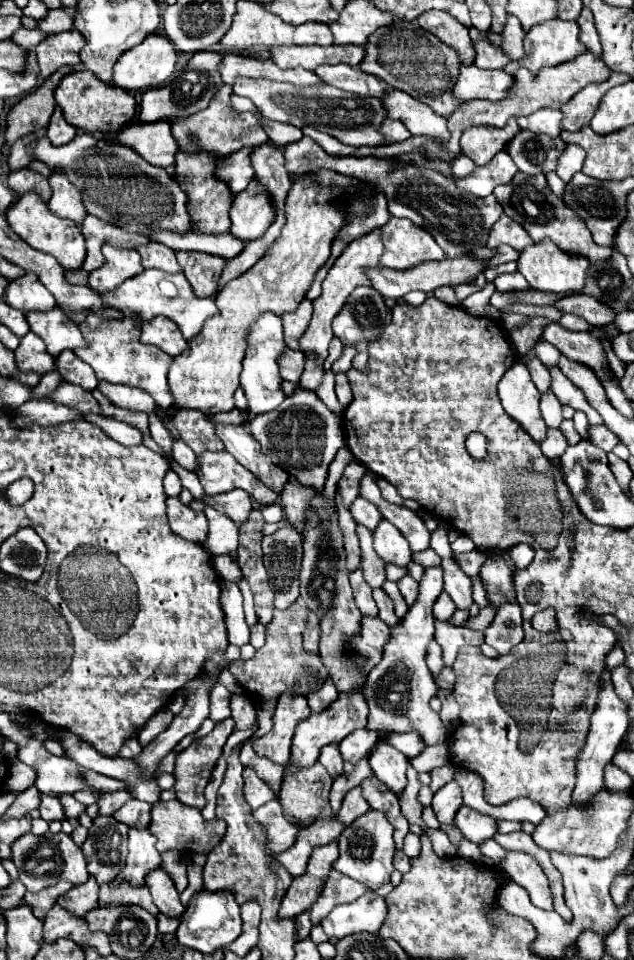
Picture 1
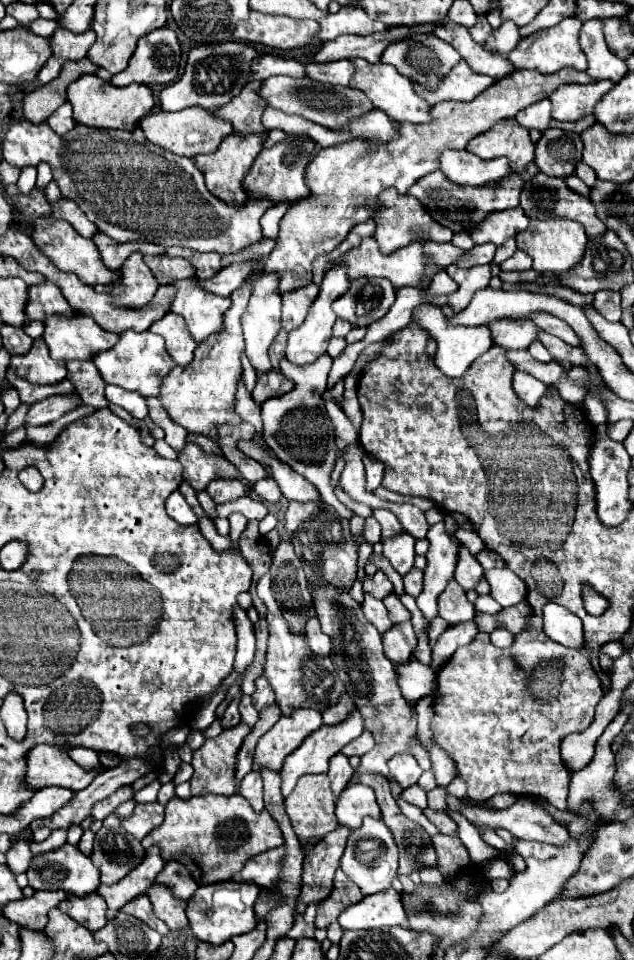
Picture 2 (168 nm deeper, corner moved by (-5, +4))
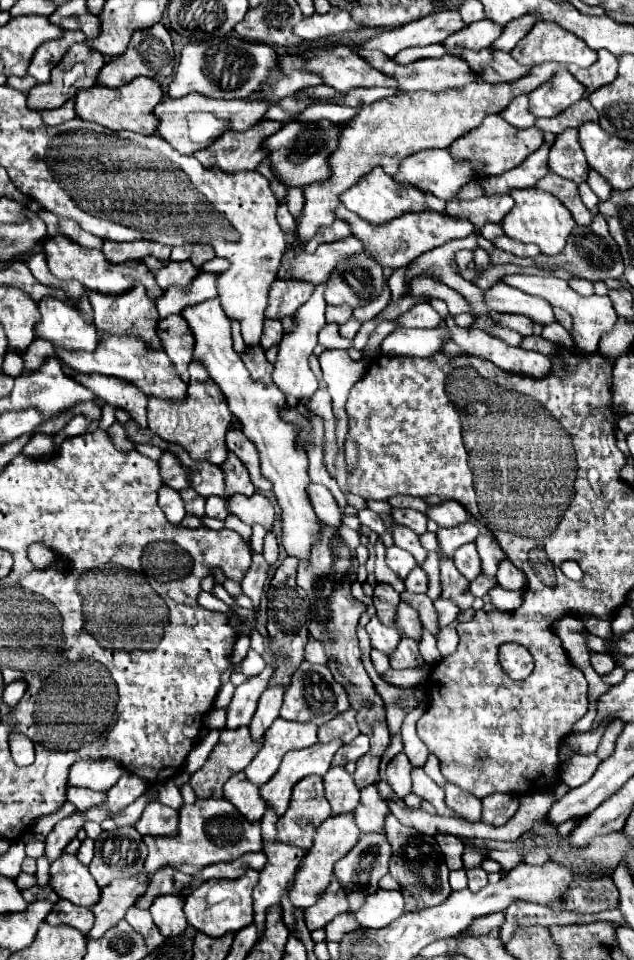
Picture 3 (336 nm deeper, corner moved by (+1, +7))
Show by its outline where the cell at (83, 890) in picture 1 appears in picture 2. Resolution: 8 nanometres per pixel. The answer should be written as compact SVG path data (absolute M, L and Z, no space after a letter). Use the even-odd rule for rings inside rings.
M91 894L91 896L85 896L85 898L67 896L65 910L61 910L61 912L69 914L73 920L77 920L85 928L89 928L93 934L99 932L107 924L107 916L105 916L107 904L97 894Z

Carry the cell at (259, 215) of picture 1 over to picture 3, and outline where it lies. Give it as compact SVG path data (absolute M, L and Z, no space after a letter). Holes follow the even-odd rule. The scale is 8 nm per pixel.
M329 121L319 123L285 123L283 129L279 129L275 135L267 137L263 141L263 149L267 151L267 159L271 163L271 169L277 173L279 183L285 187L307 187L313 183L323 183L329 177L327 167L327 155L337 149L339 141L339 125L333 125Z

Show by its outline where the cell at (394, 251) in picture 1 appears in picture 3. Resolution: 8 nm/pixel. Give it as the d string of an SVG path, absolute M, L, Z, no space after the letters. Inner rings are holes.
M376 167L371 173L362 177L355 187L345 191L339 199L347 209L357 213L361 219L365 219L371 225L383 225L383 223L389 223L391 219L400 217L403 213L424 212L429 209L425 195L420 190L408 183L396 181L387 175L381 167Z

